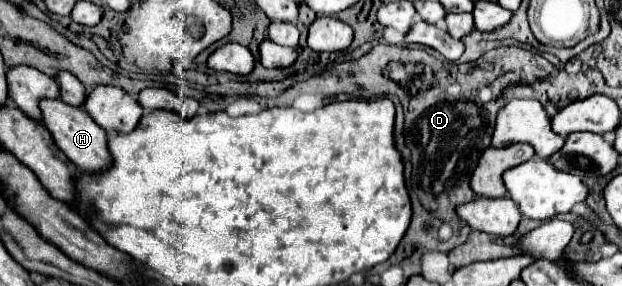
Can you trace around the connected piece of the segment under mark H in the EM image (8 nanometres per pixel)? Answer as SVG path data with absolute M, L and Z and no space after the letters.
M42 99L40 111L42 111L42 123L52 133L58 149L62 149L62 153L66 153L66 157L70 157L70 161L74 161L76 167L92 173L92 171L102 171L110 165L112 159L106 147L108 133L82 107L68 105L62 99Z

